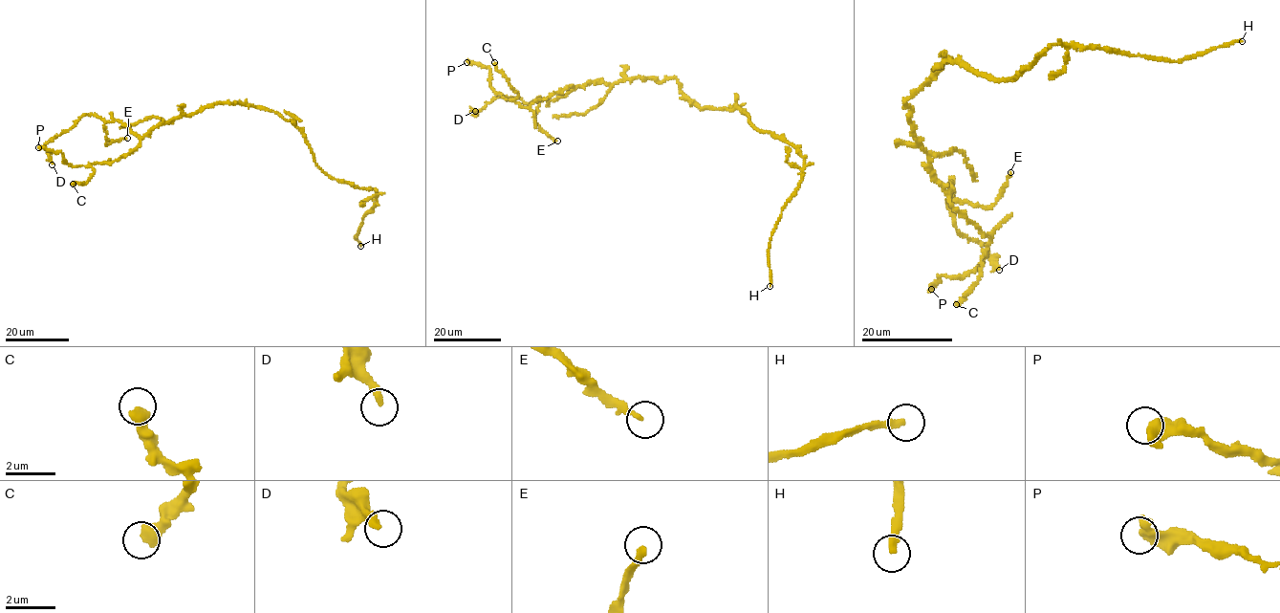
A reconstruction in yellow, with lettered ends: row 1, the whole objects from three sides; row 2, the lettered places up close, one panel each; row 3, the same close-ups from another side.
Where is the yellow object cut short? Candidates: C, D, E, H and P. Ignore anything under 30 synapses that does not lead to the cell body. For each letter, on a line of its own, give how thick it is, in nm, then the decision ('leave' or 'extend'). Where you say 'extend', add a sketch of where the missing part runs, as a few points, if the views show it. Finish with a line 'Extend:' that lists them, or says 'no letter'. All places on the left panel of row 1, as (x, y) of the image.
C: calibre 480 nm; leave
D: calibre 300 nm; leave
E: calibre 200 nm; extend; course (127, 138), (129, 135), (123, 133), (116, 133), (114, 138)
H: calibre 280 nm; extend; course (360, 246), (353, 329), (321, 302), (295, 318), (315, 344)
P: calibre 550 nm; leave
Extend: E, H

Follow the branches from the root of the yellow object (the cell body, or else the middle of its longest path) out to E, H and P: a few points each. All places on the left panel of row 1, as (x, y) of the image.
E: (266, 109), (237, 101), (218, 102), (157, 124), (141, 137), (117, 120), (104, 123), (106, 145), (127, 138)
H: (266, 109), (293, 123), (314, 162), (330, 177), (374, 189), (376, 207), (363, 217), (356, 236), (360, 246)
P: (266, 109), (237, 101), (181, 114), (152, 127), (136, 148), (110, 163), (75, 166), (60, 152), (38, 147)

